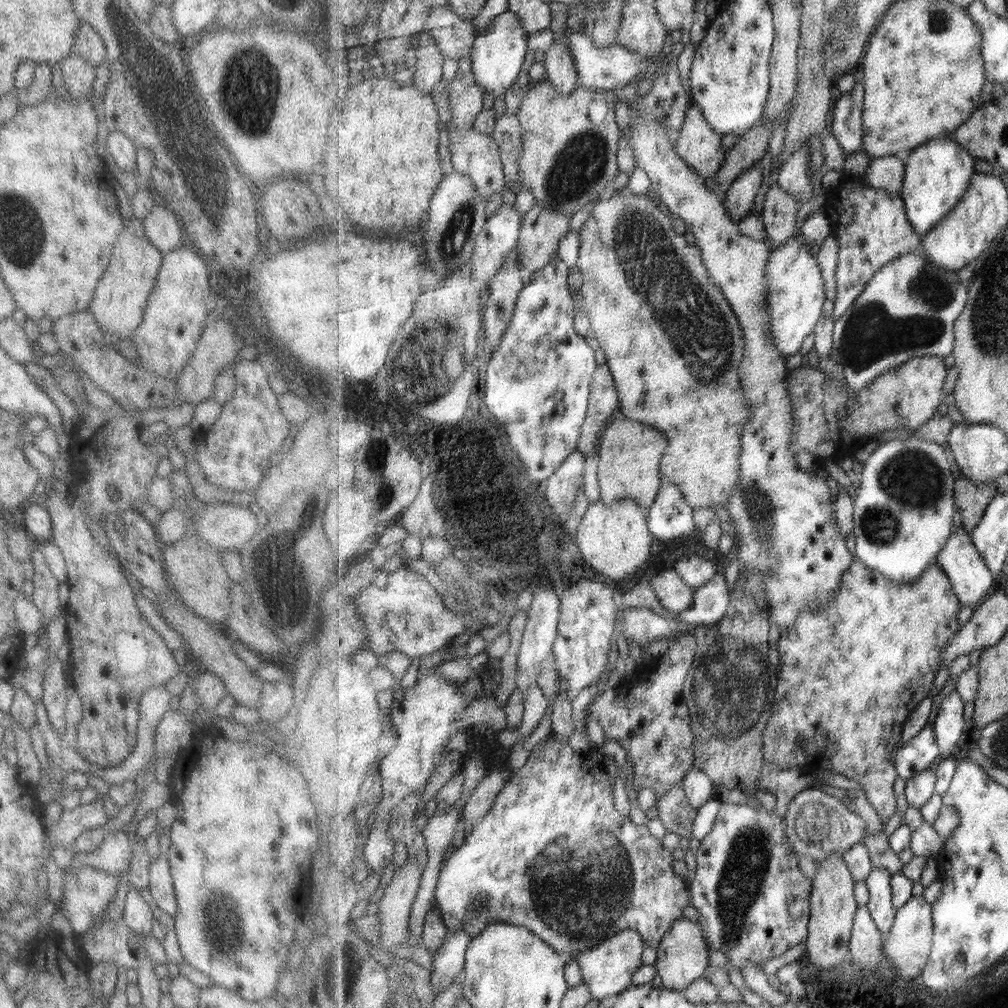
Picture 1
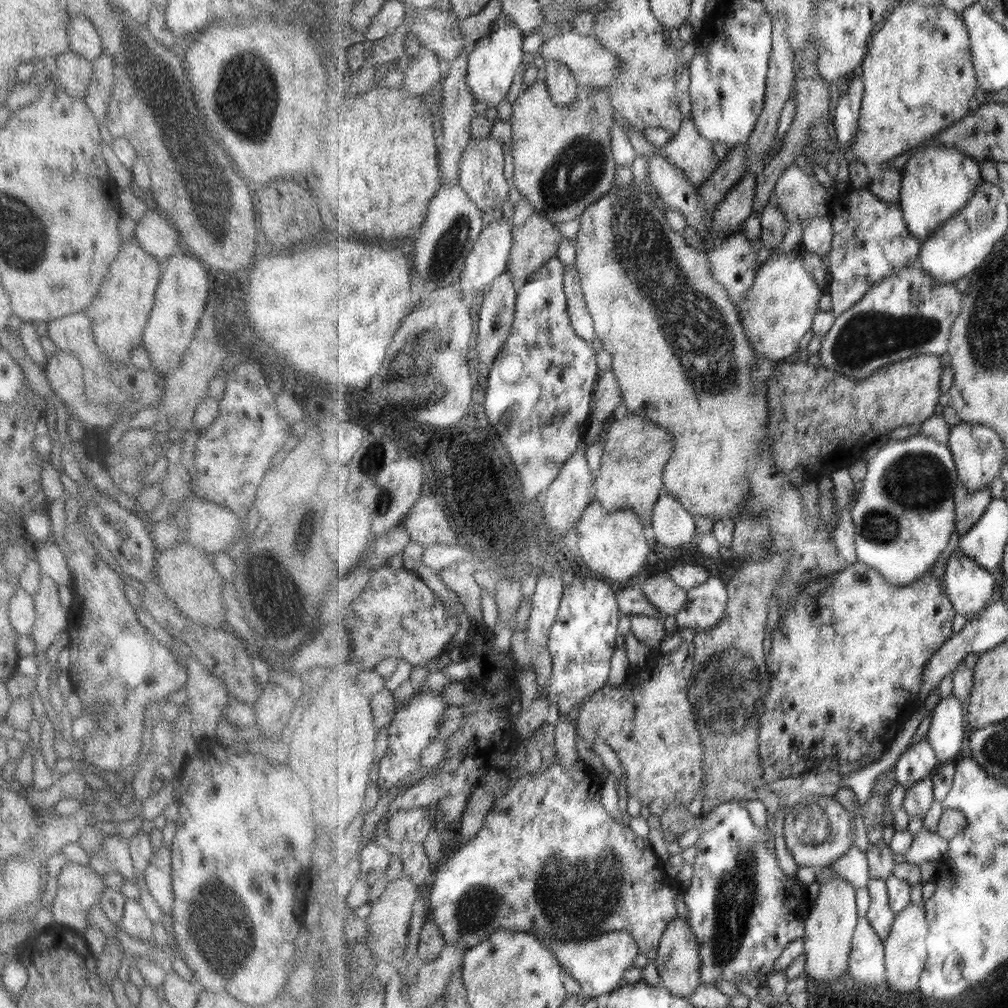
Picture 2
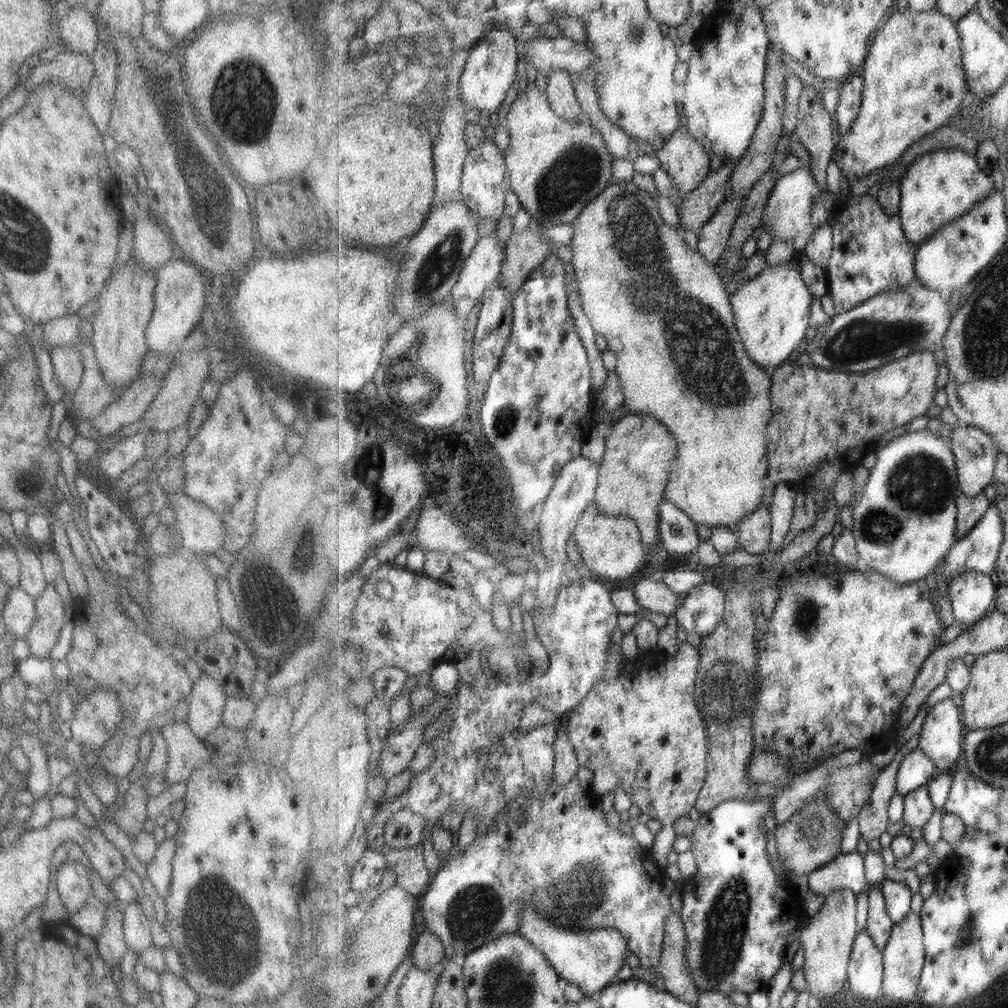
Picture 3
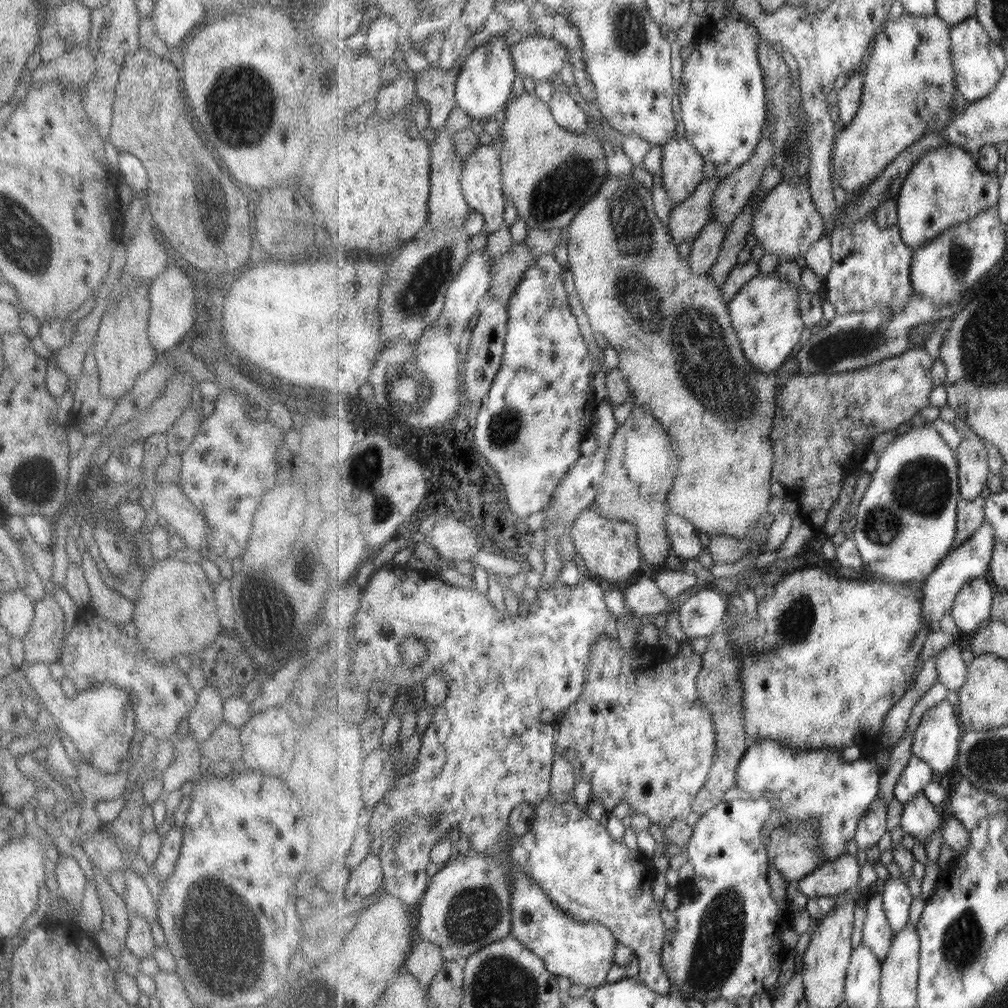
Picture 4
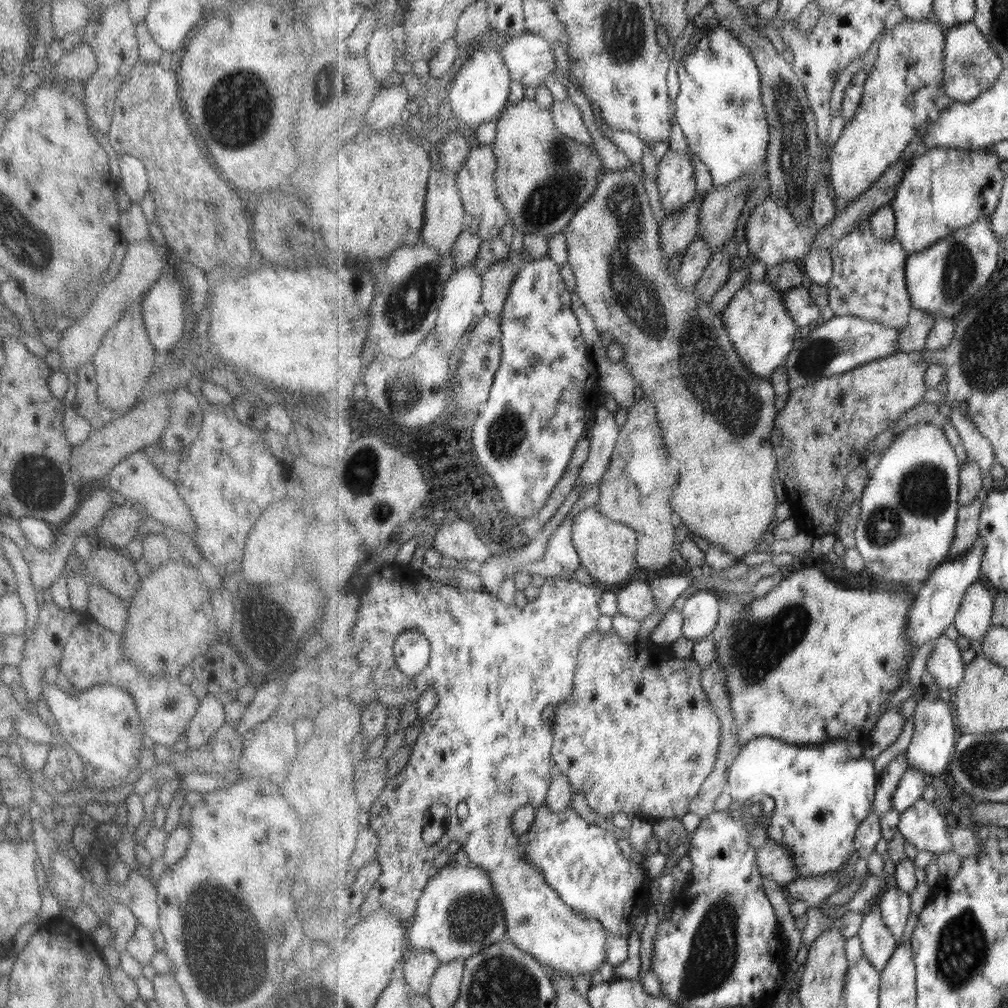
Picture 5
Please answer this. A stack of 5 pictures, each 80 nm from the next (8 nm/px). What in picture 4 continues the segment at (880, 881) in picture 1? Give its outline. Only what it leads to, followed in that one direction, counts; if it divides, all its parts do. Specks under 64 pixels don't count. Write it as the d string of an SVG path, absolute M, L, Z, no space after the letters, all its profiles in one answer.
M875 894L869 899L866 907L867 914L862 917L862 942L879 957L879 960L884 961L890 953L895 932L888 921L882 894Z

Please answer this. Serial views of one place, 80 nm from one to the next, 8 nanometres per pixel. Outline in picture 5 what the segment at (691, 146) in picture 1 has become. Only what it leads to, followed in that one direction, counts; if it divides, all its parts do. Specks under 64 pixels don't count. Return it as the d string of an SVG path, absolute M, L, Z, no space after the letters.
M668 150L659 161L656 184L665 216L683 211L698 195L695 170L691 166L692 155L695 154L691 150L682 154Z

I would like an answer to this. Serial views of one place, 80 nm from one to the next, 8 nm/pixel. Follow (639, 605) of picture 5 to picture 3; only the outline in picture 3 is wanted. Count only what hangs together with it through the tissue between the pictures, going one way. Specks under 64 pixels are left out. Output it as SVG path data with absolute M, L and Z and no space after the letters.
M657 574L655 578L641 580L634 590L638 603L645 610L659 612L668 617L675 614L679 596L669 584L665 584Z

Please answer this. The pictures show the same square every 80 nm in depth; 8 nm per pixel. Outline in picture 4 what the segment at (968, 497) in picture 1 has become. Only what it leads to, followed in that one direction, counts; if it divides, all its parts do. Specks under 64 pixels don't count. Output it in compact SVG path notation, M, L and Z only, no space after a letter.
M981 495L973 500L960 499L958 502L958 534L954 548L971 540L986 522L985 506L986 498L982 498Z

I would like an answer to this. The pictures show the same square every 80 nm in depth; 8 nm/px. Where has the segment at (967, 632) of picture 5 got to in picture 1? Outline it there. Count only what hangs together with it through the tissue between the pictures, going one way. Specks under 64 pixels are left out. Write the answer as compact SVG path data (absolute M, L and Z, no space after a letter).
M962 521L956 533L951 535L946 547L939 553L937 563L950 577L954 594L962 601L962 606L973 606L977 608L989 595L995 591L999 585L998 578L987 566L982 554L975 548L974 541L971 540L972 534L962 526Z

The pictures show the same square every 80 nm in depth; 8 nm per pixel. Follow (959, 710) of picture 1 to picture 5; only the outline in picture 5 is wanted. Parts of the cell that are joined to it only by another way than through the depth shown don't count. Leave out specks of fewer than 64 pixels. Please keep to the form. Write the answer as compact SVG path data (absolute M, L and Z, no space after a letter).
M918 687L914 690L912 696L916 696L916 711L914 712L914 726L913 734L907 749L907 757L909 757L909 766L915 767L915 769L921 769L927 772L929 775L940 775L947 772L950 767L951 760L955 756L956 744L958 743L959 726L957 725L957 718L955 708L952 703L947 703L938 699L931 702L931 700L923 700L922 687Z

